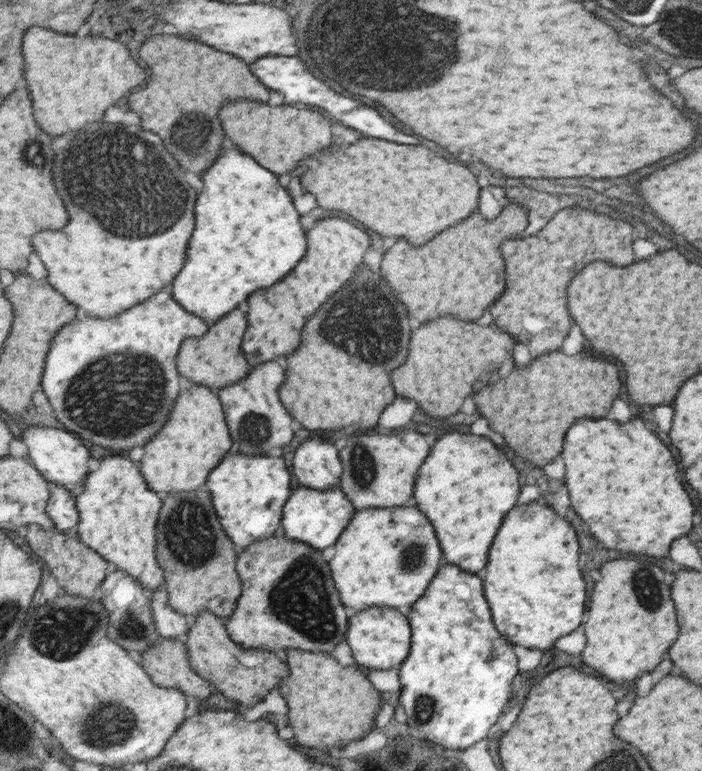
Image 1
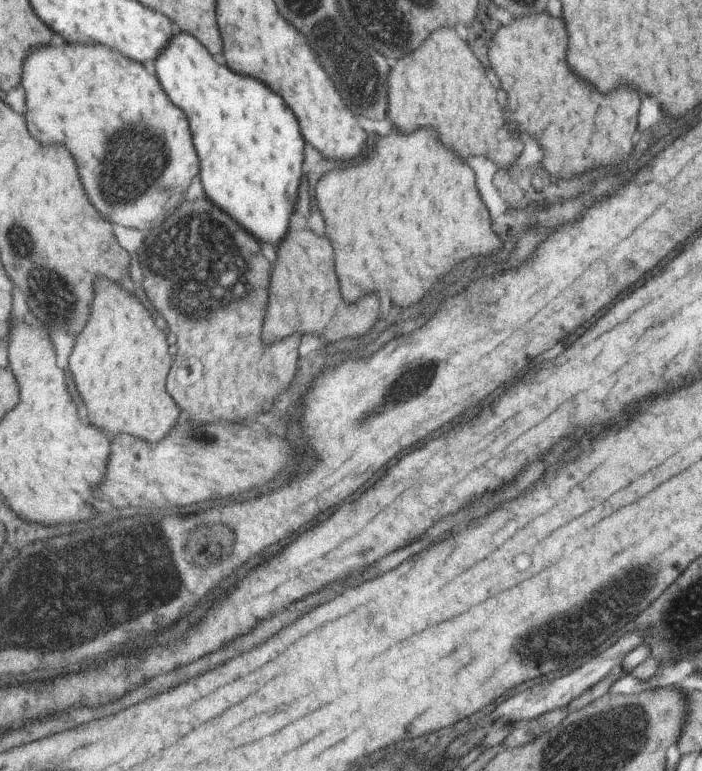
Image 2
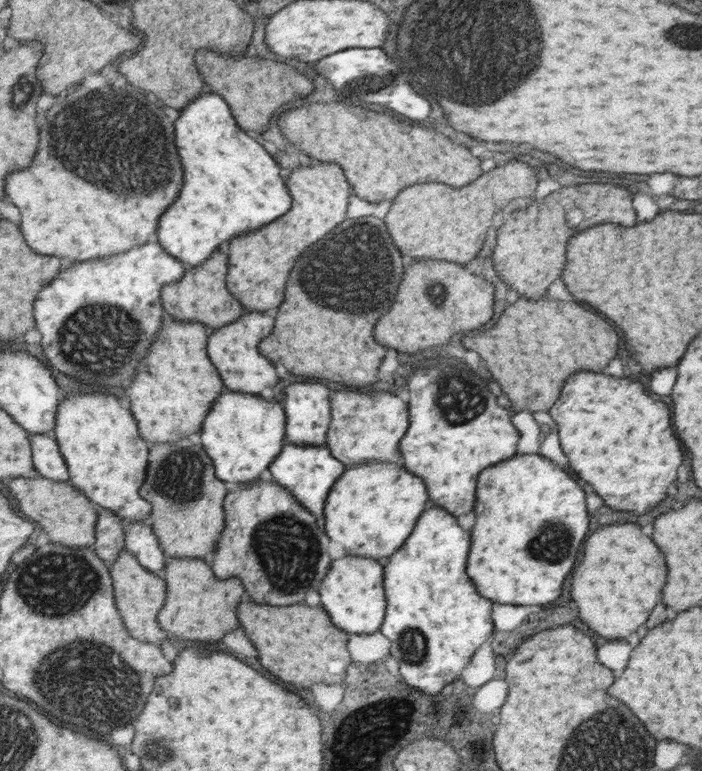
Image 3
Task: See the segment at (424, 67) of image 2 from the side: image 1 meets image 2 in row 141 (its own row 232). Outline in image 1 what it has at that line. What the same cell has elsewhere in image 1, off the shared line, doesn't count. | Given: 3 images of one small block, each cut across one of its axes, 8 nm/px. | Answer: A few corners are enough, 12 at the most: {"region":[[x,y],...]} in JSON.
{"region":[[507,197],[380,268],[418,322],[474,321],[505,289],[508,236],[528,223]]}

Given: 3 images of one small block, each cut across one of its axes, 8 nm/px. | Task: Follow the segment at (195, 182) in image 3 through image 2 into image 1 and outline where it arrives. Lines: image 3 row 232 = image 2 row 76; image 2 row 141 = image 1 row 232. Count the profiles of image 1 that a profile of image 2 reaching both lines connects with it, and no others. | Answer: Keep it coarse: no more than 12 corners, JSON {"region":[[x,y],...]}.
{"region":[[240,146],[204,174],[173,295],[212,324],[288,276],[308,236]]}

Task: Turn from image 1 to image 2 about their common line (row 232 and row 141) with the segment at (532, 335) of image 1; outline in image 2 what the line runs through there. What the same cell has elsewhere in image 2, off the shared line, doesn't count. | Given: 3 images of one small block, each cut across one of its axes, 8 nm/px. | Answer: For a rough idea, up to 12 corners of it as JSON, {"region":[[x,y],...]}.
{"region":[[516,18],[489,42],[511,132],[570,180],[632,152],[640,98],[564,62],[566,28]]}

